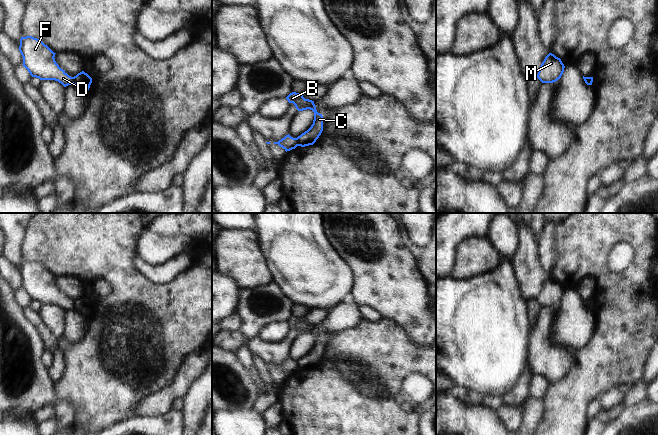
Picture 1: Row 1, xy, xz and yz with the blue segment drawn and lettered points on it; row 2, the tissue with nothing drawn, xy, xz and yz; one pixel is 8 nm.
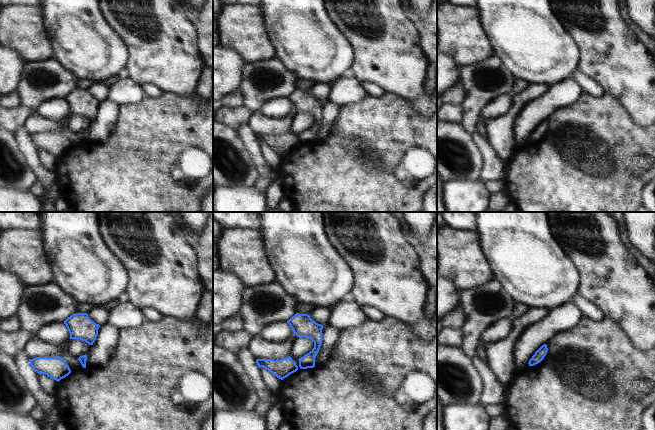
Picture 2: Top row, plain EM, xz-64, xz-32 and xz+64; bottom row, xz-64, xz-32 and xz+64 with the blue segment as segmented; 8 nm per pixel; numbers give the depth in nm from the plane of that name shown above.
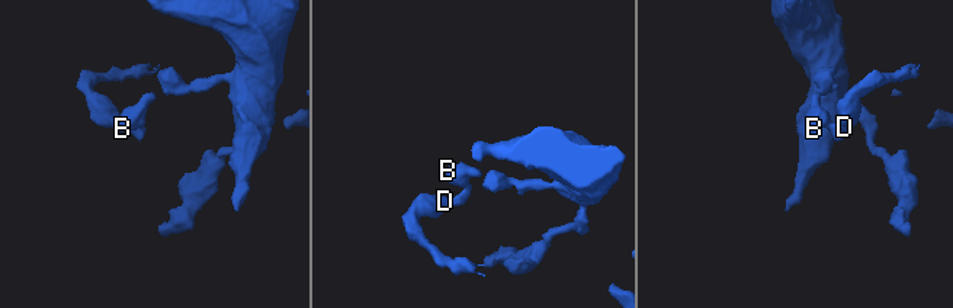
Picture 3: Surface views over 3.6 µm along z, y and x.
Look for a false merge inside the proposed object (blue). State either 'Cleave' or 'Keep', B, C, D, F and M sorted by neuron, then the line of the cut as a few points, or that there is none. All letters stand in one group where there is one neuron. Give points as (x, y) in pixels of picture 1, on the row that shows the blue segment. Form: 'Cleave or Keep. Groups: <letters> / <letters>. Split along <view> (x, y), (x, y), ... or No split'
Cleave. Groups: B C M / D F. Split along xz (295, 138), (297, 145)

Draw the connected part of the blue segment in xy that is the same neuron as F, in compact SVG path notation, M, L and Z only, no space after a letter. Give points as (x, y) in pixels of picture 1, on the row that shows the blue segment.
M32 36L21 37L19 51L23 57L23 66L32 77L40 80L55 80L64 87L73 84L69 76L55 61L55 54L41 40Z

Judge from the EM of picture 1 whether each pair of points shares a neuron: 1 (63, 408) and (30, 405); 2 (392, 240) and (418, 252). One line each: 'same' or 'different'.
1: same
2: different

